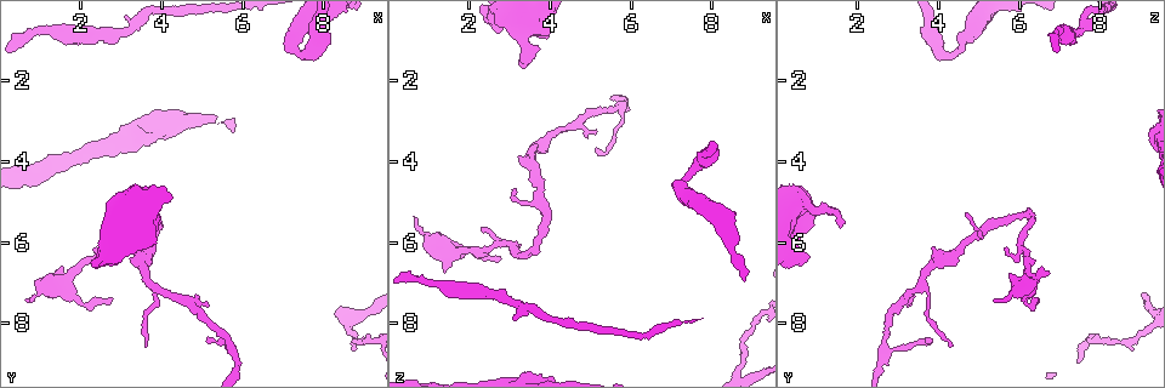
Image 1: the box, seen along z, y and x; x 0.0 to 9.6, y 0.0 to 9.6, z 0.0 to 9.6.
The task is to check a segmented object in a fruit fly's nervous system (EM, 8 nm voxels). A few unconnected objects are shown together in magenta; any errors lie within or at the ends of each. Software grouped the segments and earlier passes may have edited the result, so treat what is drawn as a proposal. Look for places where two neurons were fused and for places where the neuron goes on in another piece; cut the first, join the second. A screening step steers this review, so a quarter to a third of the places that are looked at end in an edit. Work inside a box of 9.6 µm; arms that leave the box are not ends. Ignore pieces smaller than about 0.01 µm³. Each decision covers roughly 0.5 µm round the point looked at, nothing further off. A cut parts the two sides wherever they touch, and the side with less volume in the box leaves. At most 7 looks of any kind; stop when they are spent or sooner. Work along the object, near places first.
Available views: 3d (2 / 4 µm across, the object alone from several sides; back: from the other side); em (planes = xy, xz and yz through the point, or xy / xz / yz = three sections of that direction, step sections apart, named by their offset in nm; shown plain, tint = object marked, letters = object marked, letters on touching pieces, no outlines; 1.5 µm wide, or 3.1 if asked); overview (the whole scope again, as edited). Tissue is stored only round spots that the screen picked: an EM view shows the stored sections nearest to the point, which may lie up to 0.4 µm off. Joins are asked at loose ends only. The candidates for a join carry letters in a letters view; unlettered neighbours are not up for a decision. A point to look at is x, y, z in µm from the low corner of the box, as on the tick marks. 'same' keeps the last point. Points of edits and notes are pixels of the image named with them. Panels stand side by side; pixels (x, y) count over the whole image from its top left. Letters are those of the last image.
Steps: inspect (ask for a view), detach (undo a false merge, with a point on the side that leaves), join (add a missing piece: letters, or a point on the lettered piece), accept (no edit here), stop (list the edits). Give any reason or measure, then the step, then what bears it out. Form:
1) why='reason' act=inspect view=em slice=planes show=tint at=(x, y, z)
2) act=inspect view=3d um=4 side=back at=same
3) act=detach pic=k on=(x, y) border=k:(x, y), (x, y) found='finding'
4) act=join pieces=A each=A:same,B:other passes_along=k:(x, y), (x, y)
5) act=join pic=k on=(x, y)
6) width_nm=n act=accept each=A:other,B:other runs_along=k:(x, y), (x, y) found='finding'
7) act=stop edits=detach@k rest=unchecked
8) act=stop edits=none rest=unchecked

why='sudden change in width' act=inspect view=em slice=xz step=8 show=plain at=(2.45, 0.85, 7.25)

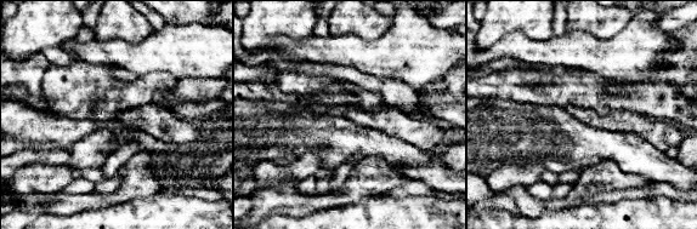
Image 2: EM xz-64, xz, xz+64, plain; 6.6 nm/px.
act=inspect view=em slice=xz step=8 show=letters at=same

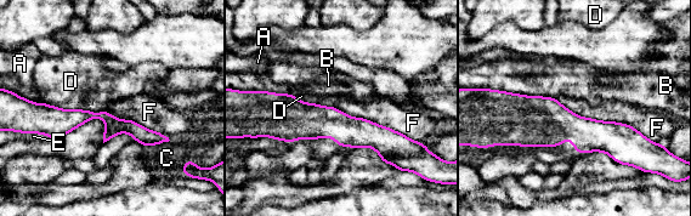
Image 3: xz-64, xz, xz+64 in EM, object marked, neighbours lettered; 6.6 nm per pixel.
width_nm=110 longest_contact=F:750nm act=accept each=A:other,B:other,C:other,D:other,E:other,F:other found='continuous, no second neuron'

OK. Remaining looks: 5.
why='an open end' act=inspect view=em slice=planes show=tint at=(3.30, 5.60, 1.50)

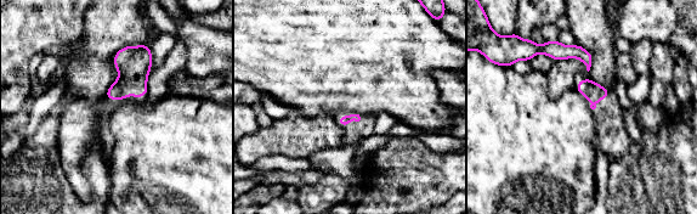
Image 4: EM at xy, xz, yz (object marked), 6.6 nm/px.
act=inspect view=em slice=planes show=letters at=same

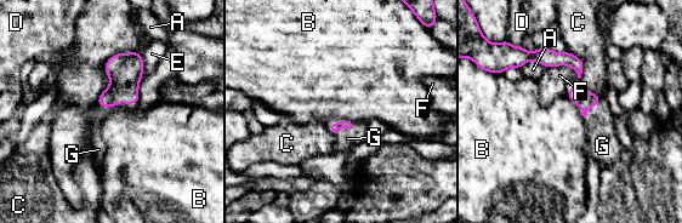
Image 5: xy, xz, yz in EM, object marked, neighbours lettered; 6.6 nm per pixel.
act=join pieces=G each=A:other,B:other,C:other,D:other,E:other,F:other,G:same passes_along=5:(125, 70), (117, 104), (98, 112) found='the neuron continues'

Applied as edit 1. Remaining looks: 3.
act=inspect view=overview

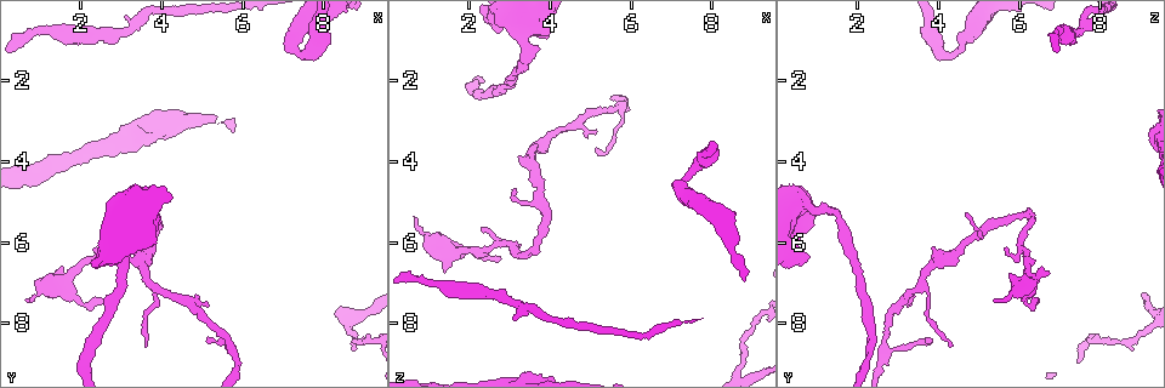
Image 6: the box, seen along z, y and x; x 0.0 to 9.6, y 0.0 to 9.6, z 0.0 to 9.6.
why='free end' act=inspect view=em slice=xy step=8 show=tint at=(1.45, 6.70, 6.70)

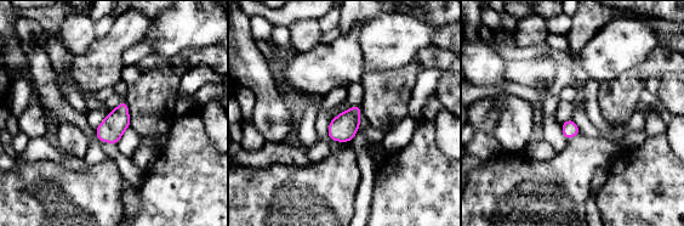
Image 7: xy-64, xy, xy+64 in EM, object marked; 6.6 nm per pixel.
act=inspect view=em slice=xz step=8 show=letters at=same

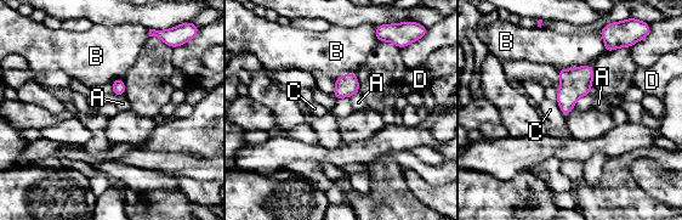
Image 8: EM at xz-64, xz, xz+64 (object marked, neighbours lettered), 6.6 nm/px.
act=accept each=A:other,B:other,C:other,D:other border=8:(358, 91), (350, 97) found='none of them fits'

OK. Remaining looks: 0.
act=stop edits=join@5 rest=unchecked

